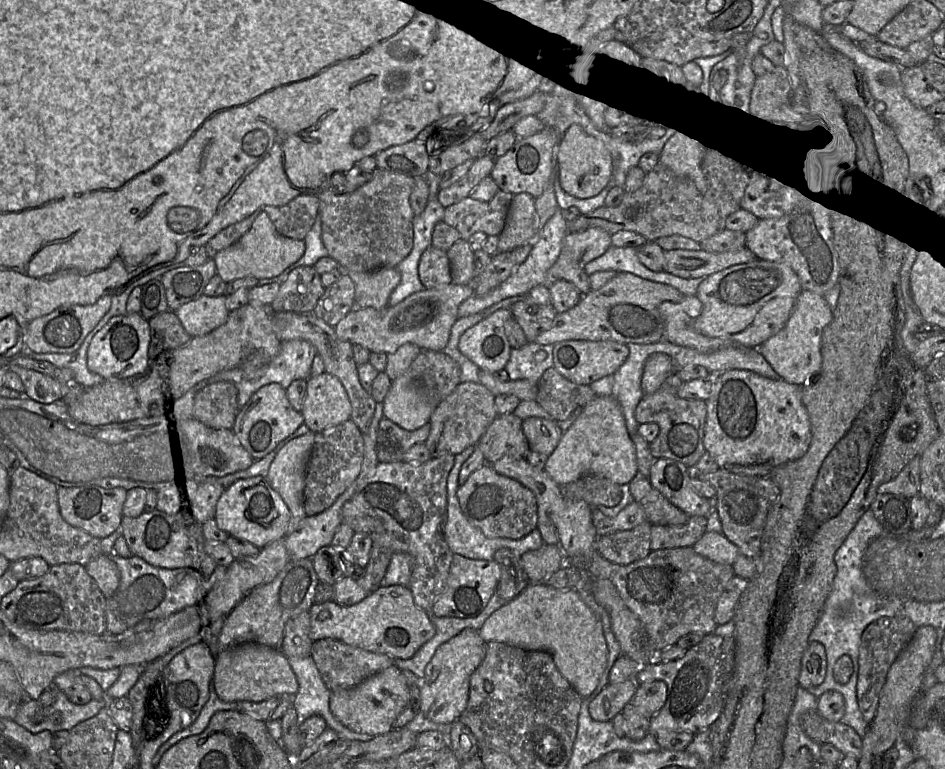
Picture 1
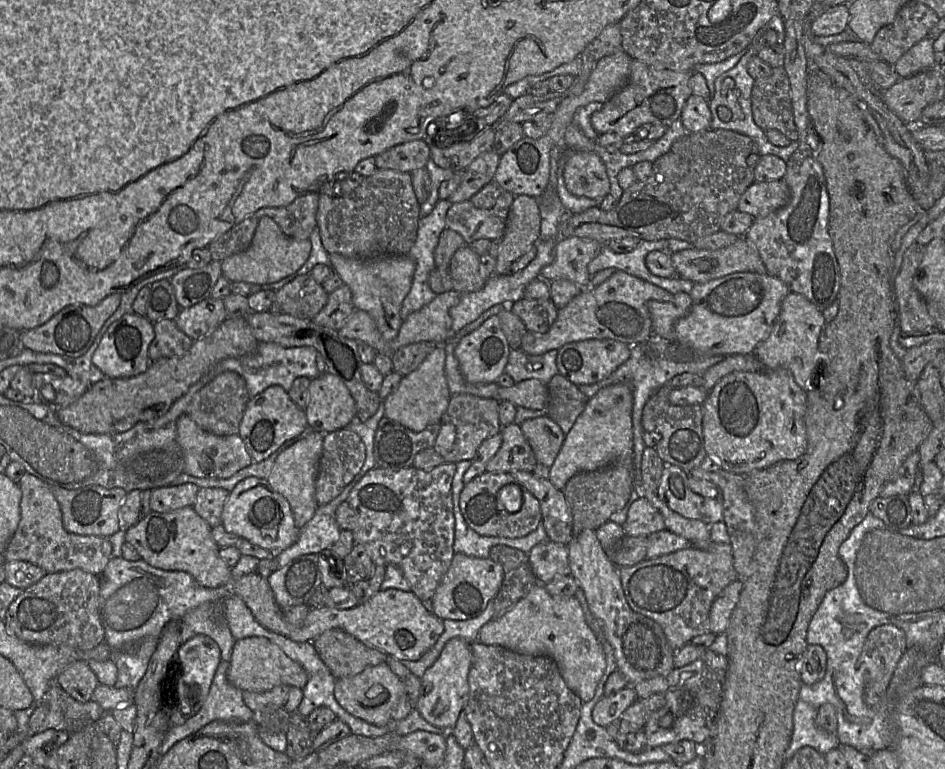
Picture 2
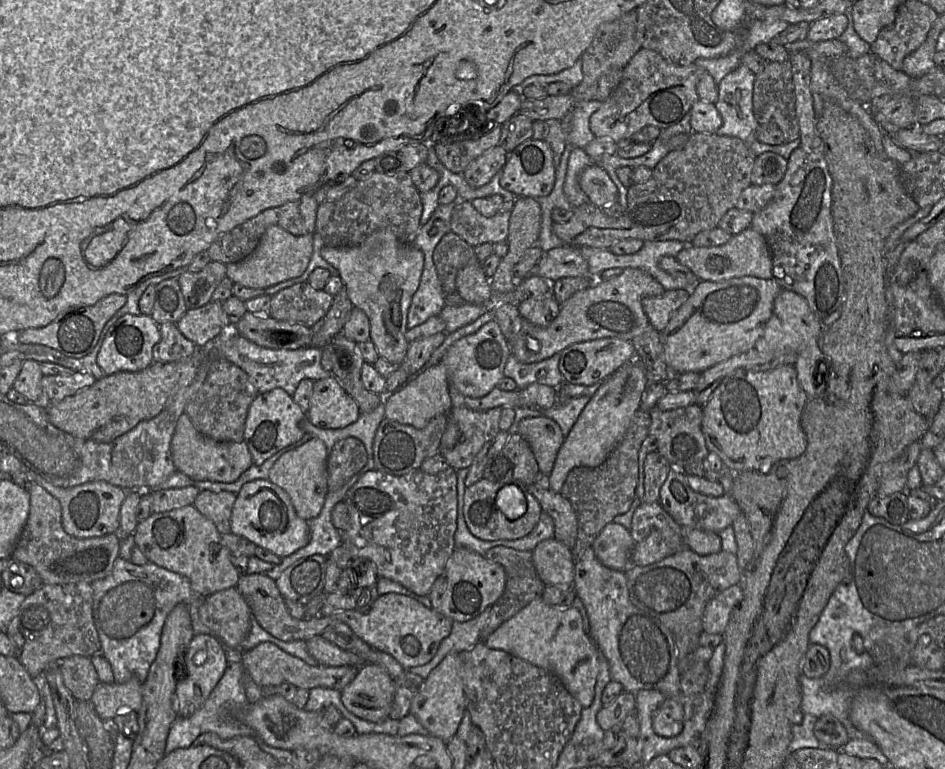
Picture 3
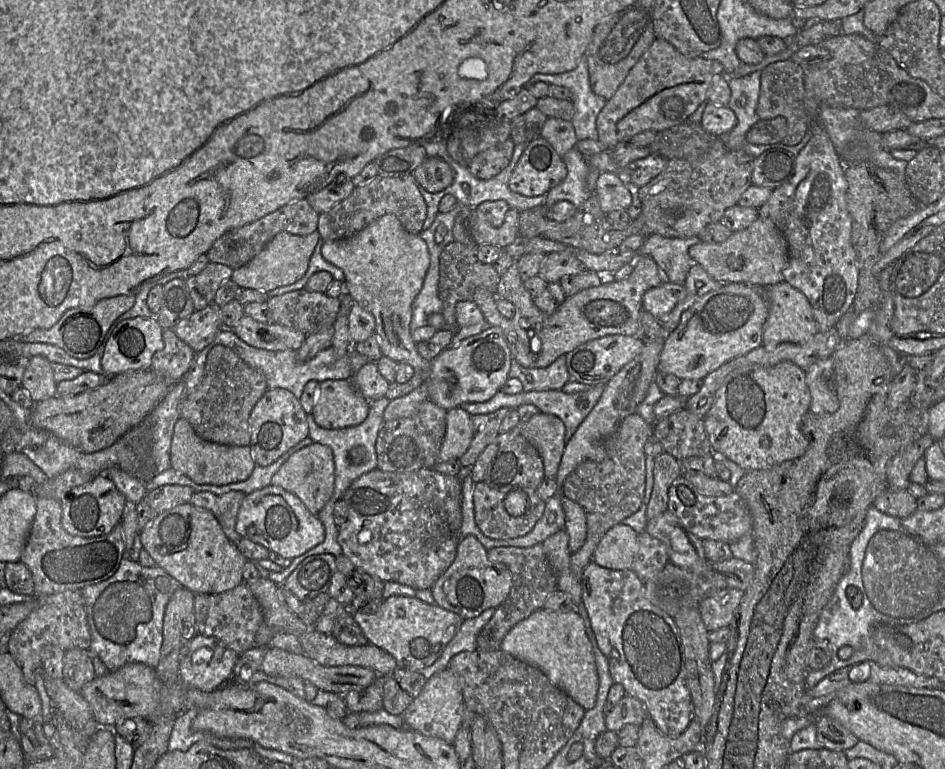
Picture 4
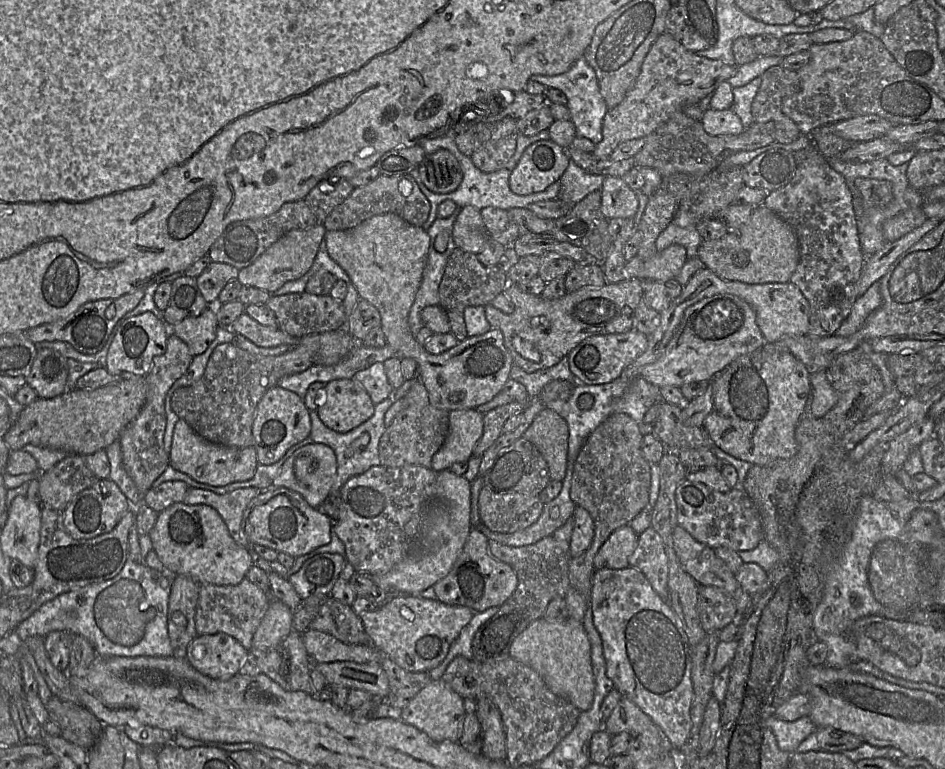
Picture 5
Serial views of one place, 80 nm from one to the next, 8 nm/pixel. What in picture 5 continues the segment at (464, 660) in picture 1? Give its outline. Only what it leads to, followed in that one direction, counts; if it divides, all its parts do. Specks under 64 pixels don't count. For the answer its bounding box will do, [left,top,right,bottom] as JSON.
[401,679,466,742]

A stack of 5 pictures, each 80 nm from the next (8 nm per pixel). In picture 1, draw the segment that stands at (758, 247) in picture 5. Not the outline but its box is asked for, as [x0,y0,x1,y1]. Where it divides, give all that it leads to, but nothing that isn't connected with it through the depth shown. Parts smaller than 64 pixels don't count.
[664,247,757,279]

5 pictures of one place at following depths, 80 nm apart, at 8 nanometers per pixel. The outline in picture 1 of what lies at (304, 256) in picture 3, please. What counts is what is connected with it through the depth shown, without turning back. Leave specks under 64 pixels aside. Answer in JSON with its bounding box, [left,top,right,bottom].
[213,212,305,283]

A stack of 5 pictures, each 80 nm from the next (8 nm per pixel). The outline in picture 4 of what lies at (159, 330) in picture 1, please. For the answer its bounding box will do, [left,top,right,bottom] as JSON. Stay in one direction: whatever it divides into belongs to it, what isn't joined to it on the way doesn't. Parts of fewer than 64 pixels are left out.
[151,329,196,383]

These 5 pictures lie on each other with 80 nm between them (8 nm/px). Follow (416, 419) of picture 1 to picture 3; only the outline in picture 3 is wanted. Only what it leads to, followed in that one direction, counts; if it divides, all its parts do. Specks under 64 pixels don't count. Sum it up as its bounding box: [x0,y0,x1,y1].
[385,362,452,429]

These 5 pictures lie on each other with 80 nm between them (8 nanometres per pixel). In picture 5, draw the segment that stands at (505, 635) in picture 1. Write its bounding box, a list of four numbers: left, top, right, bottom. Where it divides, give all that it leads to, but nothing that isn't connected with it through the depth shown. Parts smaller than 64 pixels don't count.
[509,617,595,711]

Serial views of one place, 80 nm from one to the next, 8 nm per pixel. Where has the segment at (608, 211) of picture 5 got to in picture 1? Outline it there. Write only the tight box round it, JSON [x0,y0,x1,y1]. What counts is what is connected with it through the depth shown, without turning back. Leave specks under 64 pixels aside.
[556,124,613,199]

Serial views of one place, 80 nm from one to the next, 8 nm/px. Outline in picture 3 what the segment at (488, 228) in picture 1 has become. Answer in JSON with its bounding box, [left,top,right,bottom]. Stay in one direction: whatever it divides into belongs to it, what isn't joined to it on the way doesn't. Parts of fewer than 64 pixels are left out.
[451,200,514,247]

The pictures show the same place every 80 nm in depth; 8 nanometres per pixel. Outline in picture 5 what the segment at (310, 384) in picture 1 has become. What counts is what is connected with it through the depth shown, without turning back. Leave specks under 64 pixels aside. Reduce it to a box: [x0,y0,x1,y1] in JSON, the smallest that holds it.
[316,378,375,433]

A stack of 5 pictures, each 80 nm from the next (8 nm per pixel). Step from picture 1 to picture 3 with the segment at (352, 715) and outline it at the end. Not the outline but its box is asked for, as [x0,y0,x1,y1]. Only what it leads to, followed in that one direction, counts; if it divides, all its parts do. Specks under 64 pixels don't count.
[340,663,395,723]

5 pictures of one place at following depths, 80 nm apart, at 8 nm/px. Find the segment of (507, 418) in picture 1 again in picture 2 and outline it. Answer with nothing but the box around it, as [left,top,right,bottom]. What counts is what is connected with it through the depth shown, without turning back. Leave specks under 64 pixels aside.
[486,422,538,473]

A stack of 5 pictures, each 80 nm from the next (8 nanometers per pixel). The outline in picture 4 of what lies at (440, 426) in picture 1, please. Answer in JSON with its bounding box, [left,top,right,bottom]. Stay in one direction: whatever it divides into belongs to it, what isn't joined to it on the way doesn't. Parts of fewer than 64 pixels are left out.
[458,409,511,467]

